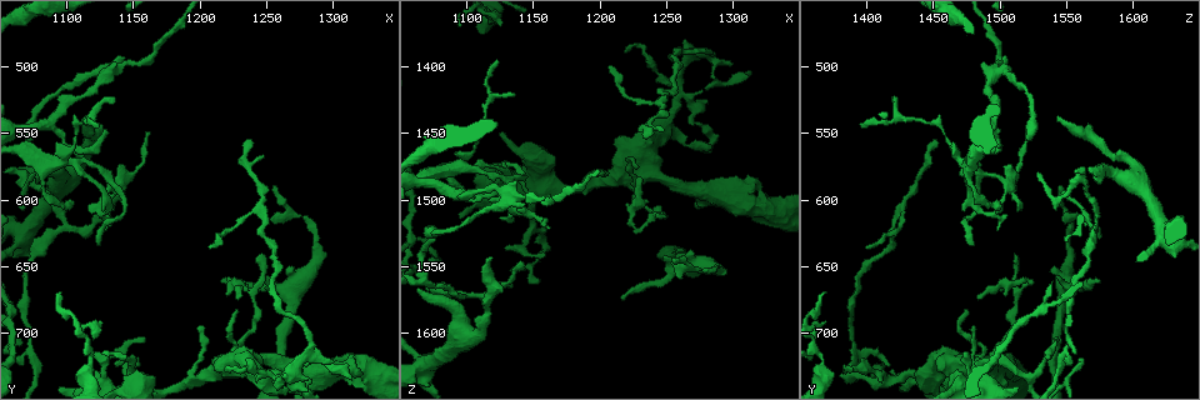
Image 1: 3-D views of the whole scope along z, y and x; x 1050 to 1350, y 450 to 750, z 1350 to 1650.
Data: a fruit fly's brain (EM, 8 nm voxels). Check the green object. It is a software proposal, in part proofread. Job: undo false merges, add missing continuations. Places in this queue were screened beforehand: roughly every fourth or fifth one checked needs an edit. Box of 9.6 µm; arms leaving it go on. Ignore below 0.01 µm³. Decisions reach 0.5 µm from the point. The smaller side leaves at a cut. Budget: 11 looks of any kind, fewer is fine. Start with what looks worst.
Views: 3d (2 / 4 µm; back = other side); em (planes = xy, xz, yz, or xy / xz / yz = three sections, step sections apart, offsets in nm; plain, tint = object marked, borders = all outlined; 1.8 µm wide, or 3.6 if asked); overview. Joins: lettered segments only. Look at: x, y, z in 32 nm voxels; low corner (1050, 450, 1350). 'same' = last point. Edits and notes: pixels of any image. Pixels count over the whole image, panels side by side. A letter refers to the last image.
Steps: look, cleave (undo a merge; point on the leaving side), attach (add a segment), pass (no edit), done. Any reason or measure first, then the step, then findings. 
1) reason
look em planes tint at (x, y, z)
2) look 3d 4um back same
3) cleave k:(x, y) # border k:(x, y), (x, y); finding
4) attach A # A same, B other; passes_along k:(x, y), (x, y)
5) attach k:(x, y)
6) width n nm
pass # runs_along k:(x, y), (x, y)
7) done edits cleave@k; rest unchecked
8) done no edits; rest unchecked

thick turns thin
look 3d 2um at (1258, 734, 1422)

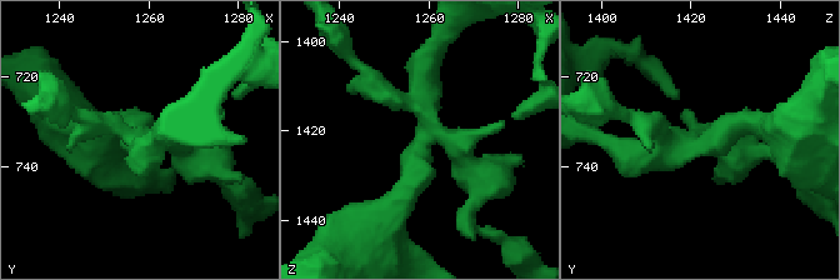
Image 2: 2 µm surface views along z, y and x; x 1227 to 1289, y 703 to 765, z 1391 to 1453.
arms 4; now the EM
look em planes borders at (1259, 735, 1422)

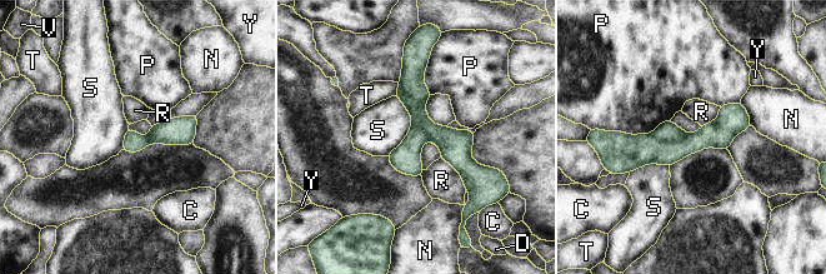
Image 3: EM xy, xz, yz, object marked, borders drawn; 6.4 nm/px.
width 130 nm
cleave 3:(666, 131) # C other, D other, N other, P other, R other, S other, T other, V other, Y other; border 3:(652, 133), (660, 140), (687, 135); two neurons meet here

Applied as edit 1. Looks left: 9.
look overview

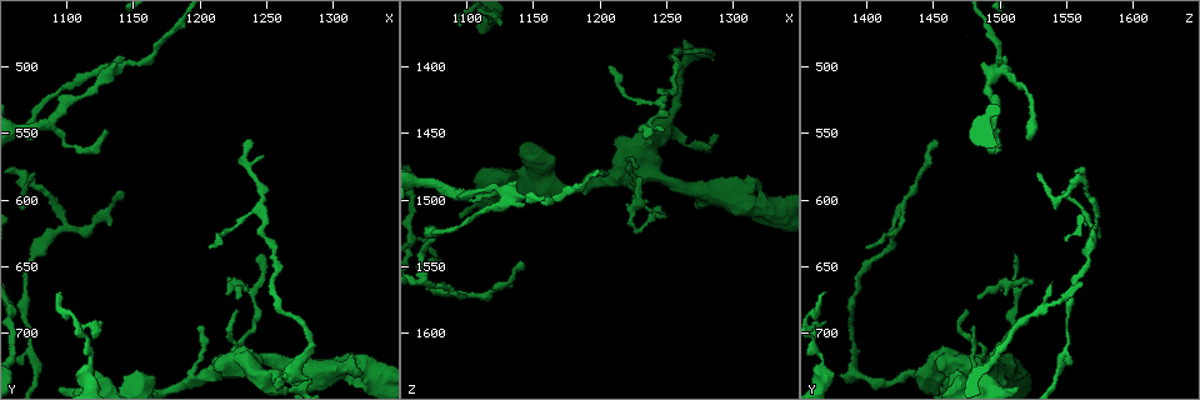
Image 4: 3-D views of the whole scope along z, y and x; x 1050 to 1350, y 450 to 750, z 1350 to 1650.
look 3d 4um at (1220, 726, 1474)

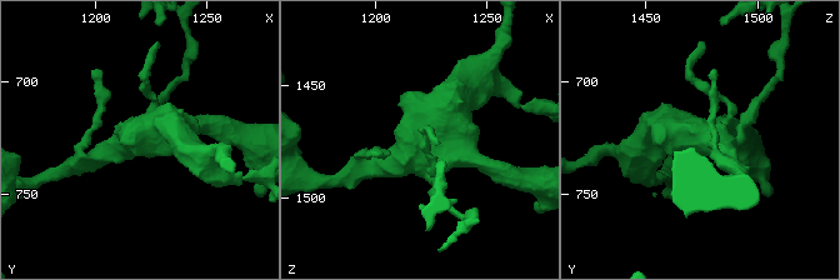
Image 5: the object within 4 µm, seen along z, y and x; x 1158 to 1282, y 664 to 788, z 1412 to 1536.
look em 3.6um planes borders at (1221, 726, 1475)

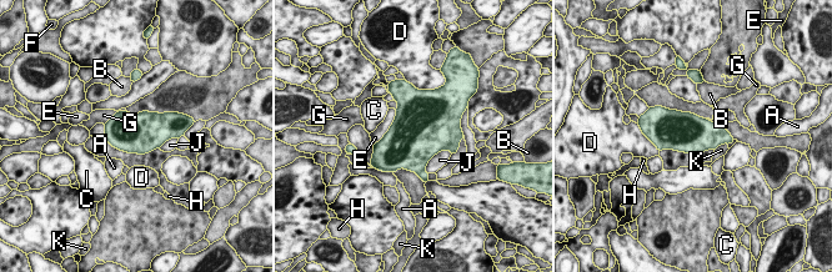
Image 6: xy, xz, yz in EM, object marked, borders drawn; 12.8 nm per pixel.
pass # A other, B other, C other, D other, E other, F other, G other, H other, J other, K other; border 6:(125, 110), (116, 111), (104, 124); one neuron here

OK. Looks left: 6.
done edits cleave@3; rest unchecked

